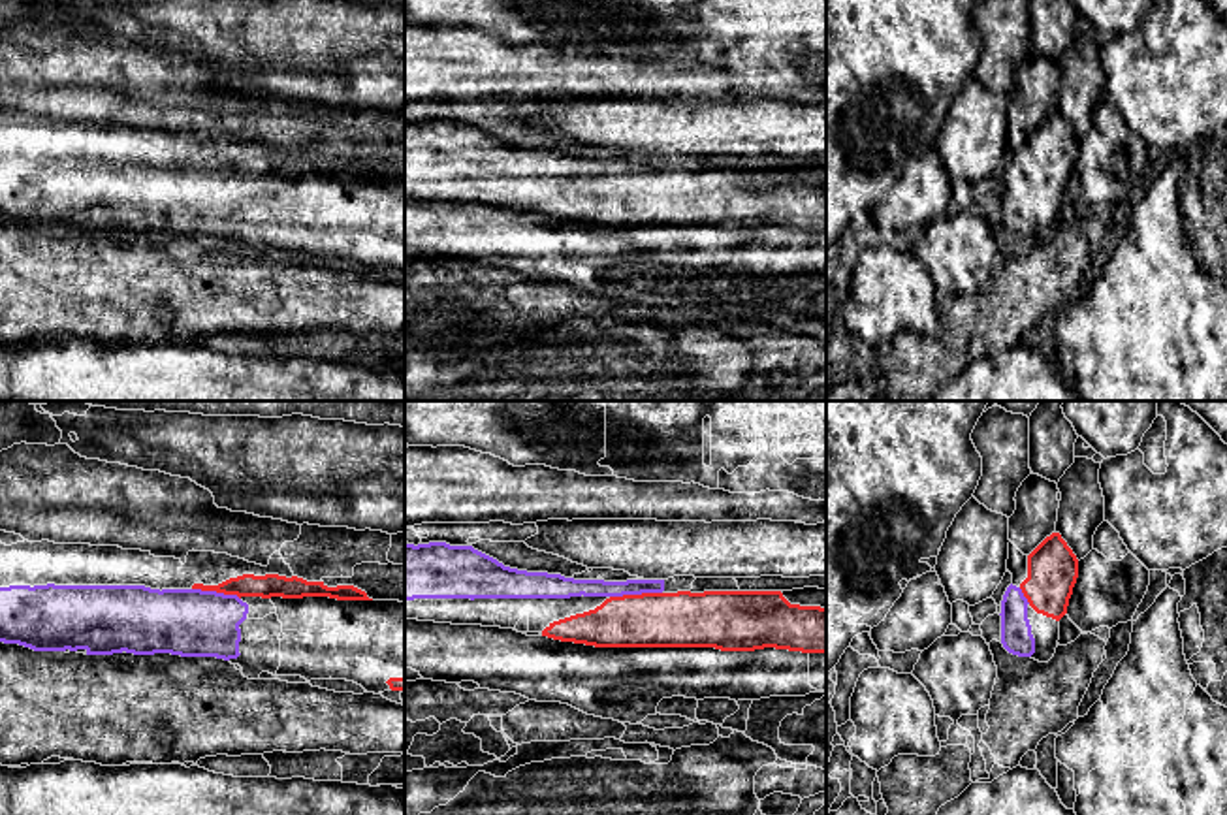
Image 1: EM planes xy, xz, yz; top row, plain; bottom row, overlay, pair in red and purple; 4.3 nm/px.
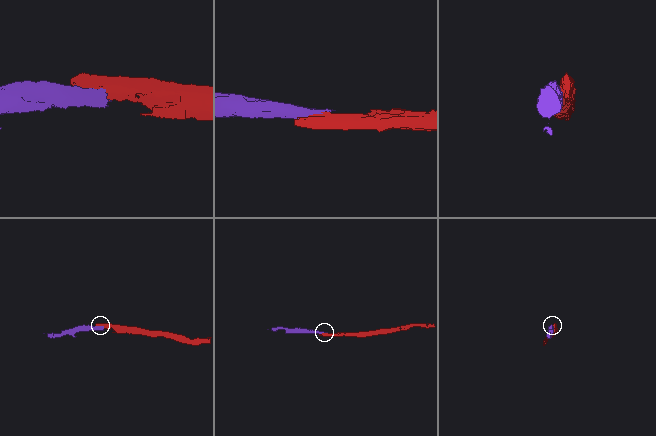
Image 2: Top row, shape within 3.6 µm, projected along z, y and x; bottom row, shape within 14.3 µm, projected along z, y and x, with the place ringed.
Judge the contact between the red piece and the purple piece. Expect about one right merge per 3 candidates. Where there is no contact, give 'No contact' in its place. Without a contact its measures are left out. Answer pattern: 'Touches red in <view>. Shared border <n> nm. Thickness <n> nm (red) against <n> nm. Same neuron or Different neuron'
Touches red in xz. Shared border 220 nm. Thickness 240 nm (red) against 80 nm. Same neuron

